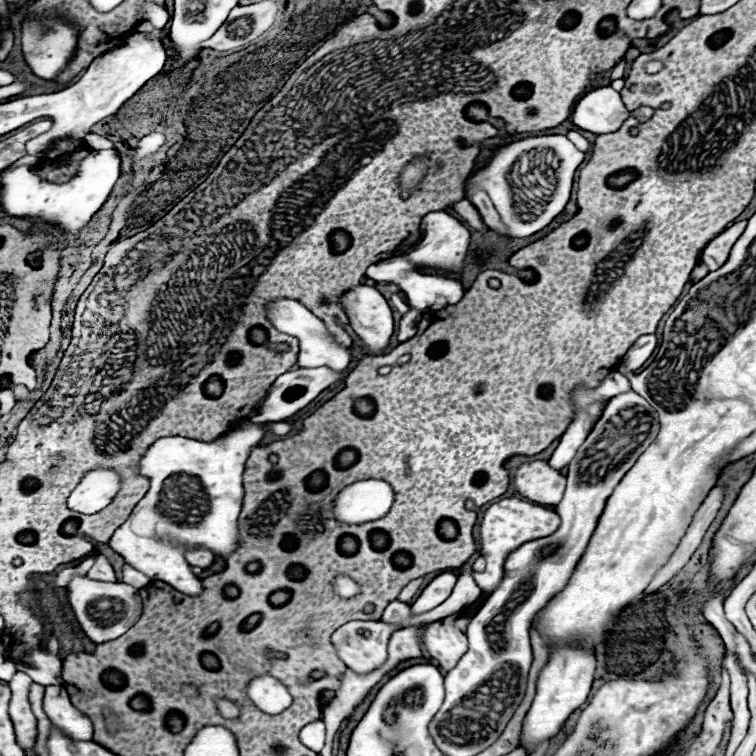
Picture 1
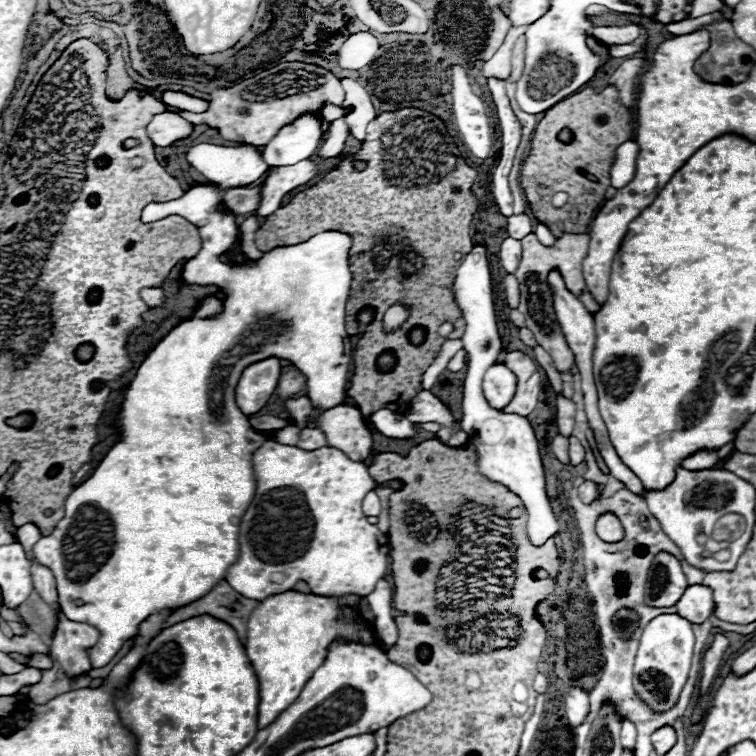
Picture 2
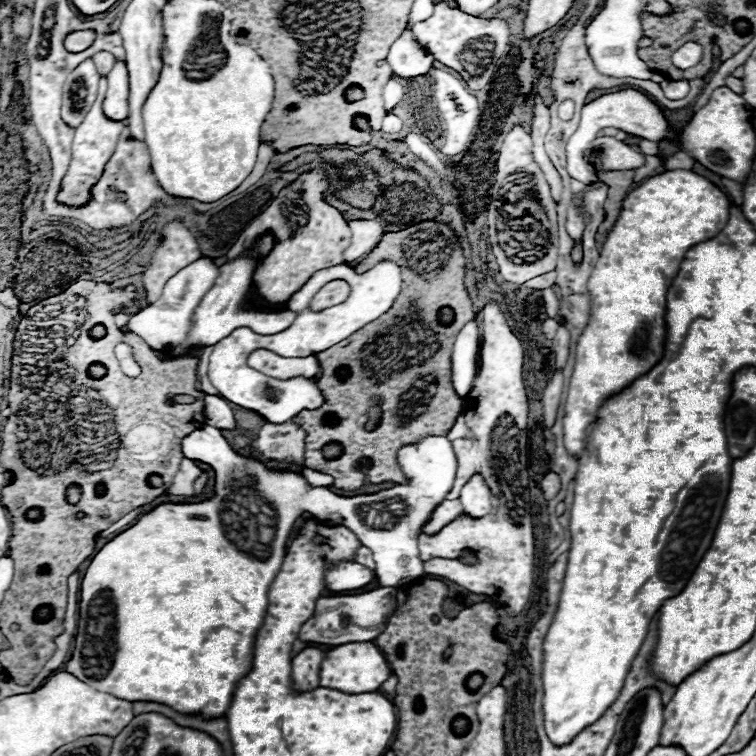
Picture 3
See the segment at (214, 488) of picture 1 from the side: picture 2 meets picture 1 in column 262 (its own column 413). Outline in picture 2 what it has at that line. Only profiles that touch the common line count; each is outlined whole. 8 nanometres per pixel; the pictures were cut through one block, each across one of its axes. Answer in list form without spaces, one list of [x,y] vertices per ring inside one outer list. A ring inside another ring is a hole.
[[[387,408],[375,412],[371,416],[370,422],[380,433],[386,434],[390,438],[412,438],[416,434],[416,428],[410,420],[394,414]]]

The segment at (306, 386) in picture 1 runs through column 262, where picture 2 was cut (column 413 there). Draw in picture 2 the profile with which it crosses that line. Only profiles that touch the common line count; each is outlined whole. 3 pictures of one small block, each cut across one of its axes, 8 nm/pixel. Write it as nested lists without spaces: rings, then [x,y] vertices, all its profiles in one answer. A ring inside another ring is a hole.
[[[420,390],[412,398],[412,404],[408,408],[406,418],[410,422],[416,422],[416,424],[422,424],[422,422],[440,424],[440,430],[436,432],[436,440],[440,440],[442,444],[448,444],[454,428],[460,430],[460,420],[456,420],[452,416],[450,408],[440,398],[436,398],[430,390]]]

